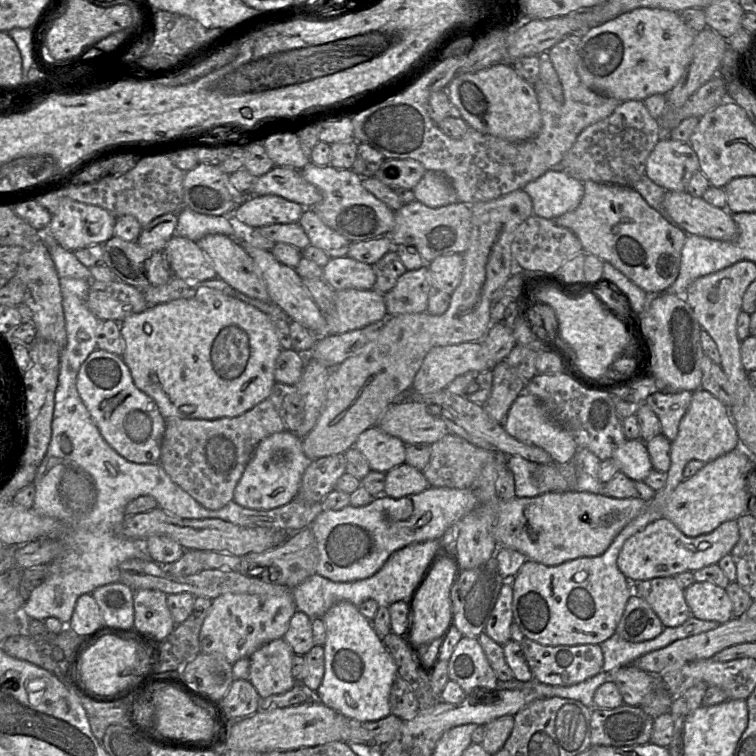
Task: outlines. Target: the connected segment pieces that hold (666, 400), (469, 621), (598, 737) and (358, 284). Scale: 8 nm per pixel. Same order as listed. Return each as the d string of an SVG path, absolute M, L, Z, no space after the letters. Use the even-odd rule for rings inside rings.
M656 392L645 400L645 404L660 420L662 434L670 441L678 435L681 419L687 412L693 392Z
M495 555L478 567L461 570L451 589L451 606L453 611L452 627L455 626L463 636L468 637L477 638L482 632L484 632L504 582L505 579L500 574L498 561Z
M623 703L614 709L591 710L592 746L629 746L650 743L654 719L639 706Z
M349 256L330 258L323 267L322 278L335 291L373 290L376 281L372 265L359 262Z

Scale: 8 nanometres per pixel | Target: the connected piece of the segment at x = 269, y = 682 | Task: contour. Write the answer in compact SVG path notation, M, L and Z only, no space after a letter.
M284 638L262 645L249 656L248 680L261 698L282 694L296 684L292 675L293 656Z

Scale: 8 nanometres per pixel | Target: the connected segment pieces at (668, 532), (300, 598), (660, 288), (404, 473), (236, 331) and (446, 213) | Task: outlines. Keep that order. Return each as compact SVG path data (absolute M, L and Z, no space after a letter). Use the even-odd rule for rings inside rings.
M664 517L648 524L625 541L617 558L617 566L632 584L653 578L674 577L685 571L697 571L717 564L722 557L731 553L738 540L737 520L723 522L708 534L688 537Z
M458 523L451 526L438 539L414 543L397 550L387 559L382 568L369 578L352 582L334 582L318 574L309 576L292 589L296 608L314 619L322 618L329 608L341 601L348 601L357 607L368 599L373 599L379 606L386 607L397 601L406 601L431 563L444 557L451 557L454 560L457 534Z
M583 182L584 196L577 208L555 219L570 229L586 254L609 262L649 295L659 295L675 282L687 234L665 214L650 207L632 187Z
M403 463L385 473L384 495L399 499L407 495L419 494L429 486L422 471Z
M204 290L195 297L177 299L166 303L150 305L146 310L132 314L120 322L120 333L124 340L122 359L128 366L135 386L150 396L165 419L206 419L237 417L267 399L276 383L274 377L276 360L282 350L273 319L258 308L217 290Z
M415 200L395 211L395 225L389 234L394 246L414 246L426 263L441 255L463 254L469 245L471 230L471 206L456 202L438 208L430 208Z

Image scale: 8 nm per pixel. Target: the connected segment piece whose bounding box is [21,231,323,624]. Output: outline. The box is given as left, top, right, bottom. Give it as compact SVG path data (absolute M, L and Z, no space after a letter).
M47 231L44 232L44 242L60 277L67 343L60 352L51 440L33 481L33 508L63 525L59 537L63 551L49 563L49 573L44 581L30 591L21 609L23 618L56 618L68 624L79 596L91 594L100 586L120 582L119 565L122 562L133 558L152 560L145 549L144 540L130 539L119 534L119 526L126 517L126 505L139 496L152 496L158 507L185 519L221 519L242 527L280 528L286 531L310 527L323 511L321 502L308 504L294 498L272 510L254 510L231 501L219 510L209 510L174 483L160 463L139 464L127 461L105 441L76 387L81 364L97 349L97 332L102 322L86 305L92 281L91 272L73 251L63 248Z

